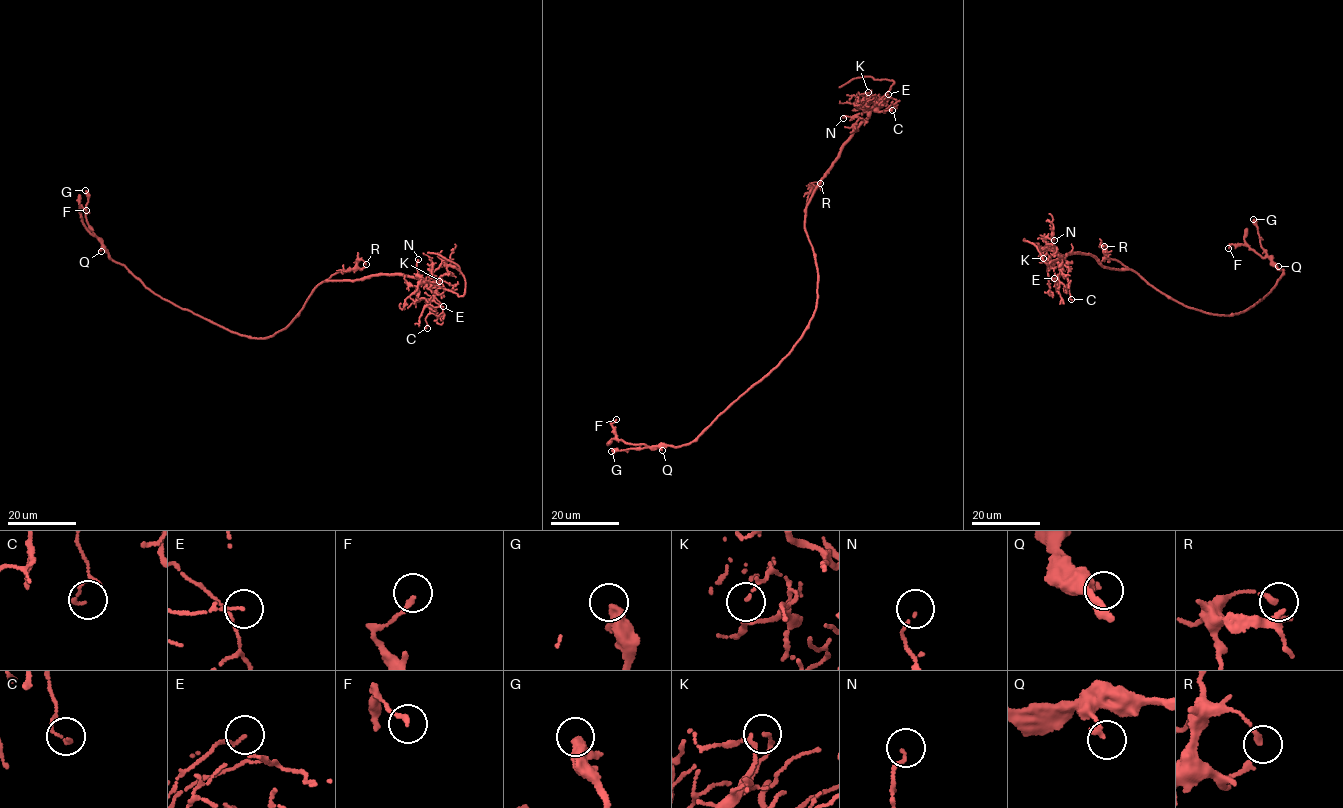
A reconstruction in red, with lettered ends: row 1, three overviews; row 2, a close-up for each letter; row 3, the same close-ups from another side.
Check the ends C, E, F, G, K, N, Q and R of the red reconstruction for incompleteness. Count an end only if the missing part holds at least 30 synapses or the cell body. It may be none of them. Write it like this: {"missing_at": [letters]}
{"missing_at": []}

